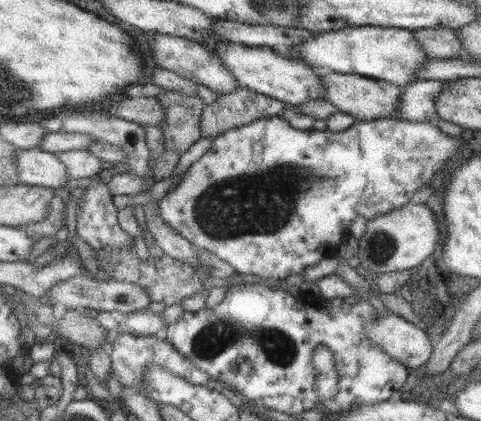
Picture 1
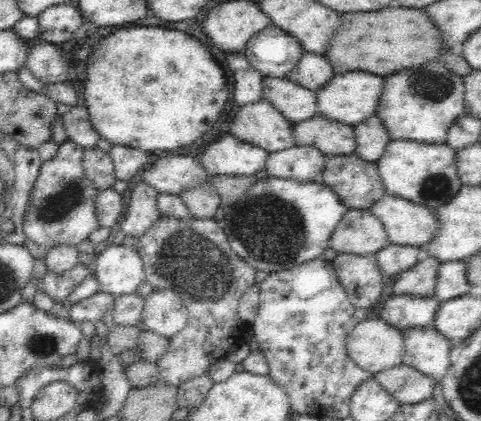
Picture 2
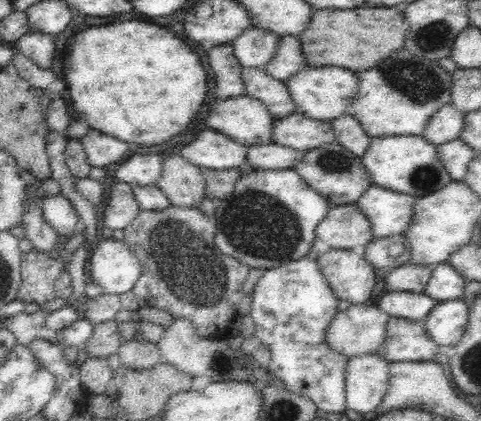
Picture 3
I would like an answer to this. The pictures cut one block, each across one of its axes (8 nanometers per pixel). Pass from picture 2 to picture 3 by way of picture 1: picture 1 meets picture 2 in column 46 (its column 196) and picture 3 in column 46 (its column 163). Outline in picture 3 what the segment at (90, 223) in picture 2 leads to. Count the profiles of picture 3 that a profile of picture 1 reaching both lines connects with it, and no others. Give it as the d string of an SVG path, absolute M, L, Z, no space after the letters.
M62 192L42 198L42 216L64 238L76 234L78 226L82 224L74 210L74 204Z

